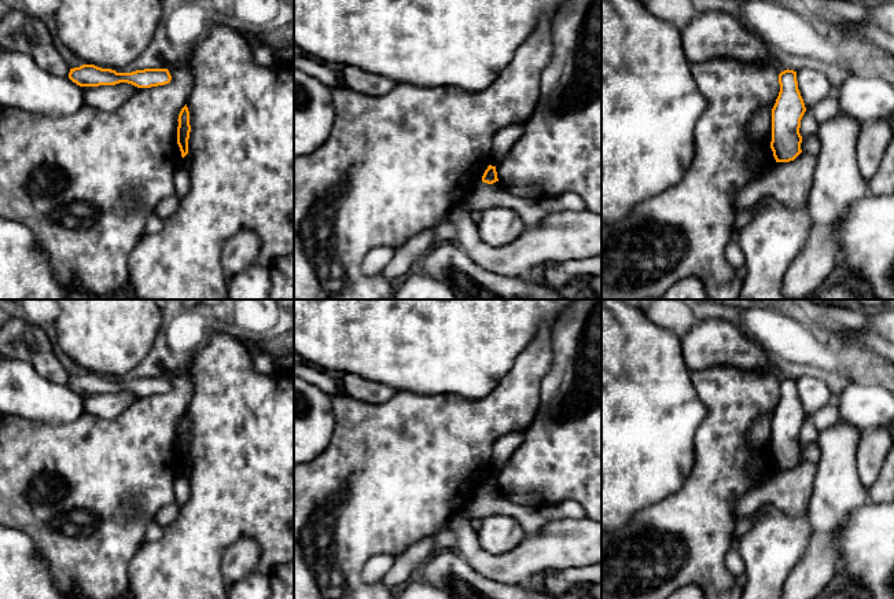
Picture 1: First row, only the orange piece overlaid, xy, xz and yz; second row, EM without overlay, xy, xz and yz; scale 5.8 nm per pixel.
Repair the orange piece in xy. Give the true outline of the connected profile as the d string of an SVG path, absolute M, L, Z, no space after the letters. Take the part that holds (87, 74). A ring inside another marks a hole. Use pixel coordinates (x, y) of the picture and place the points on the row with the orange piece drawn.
M95 65L70 69L69 78L80 87L115 85L128 82L137 88L151 88L169 84L172 76L168 69L144 69L132 73L117 73Z

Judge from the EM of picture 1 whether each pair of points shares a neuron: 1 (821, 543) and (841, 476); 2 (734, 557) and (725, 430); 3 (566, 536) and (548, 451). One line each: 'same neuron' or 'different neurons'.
1: same neuron
2: different neurons
3: different neurons

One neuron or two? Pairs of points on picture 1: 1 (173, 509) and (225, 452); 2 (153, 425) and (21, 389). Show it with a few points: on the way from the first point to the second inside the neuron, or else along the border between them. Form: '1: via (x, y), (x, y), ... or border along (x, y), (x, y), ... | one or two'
1: border along (181, 504), (180, 513), (164, 525) | two
2: border along (84, 412), (73, 421), (52, 423) | two

